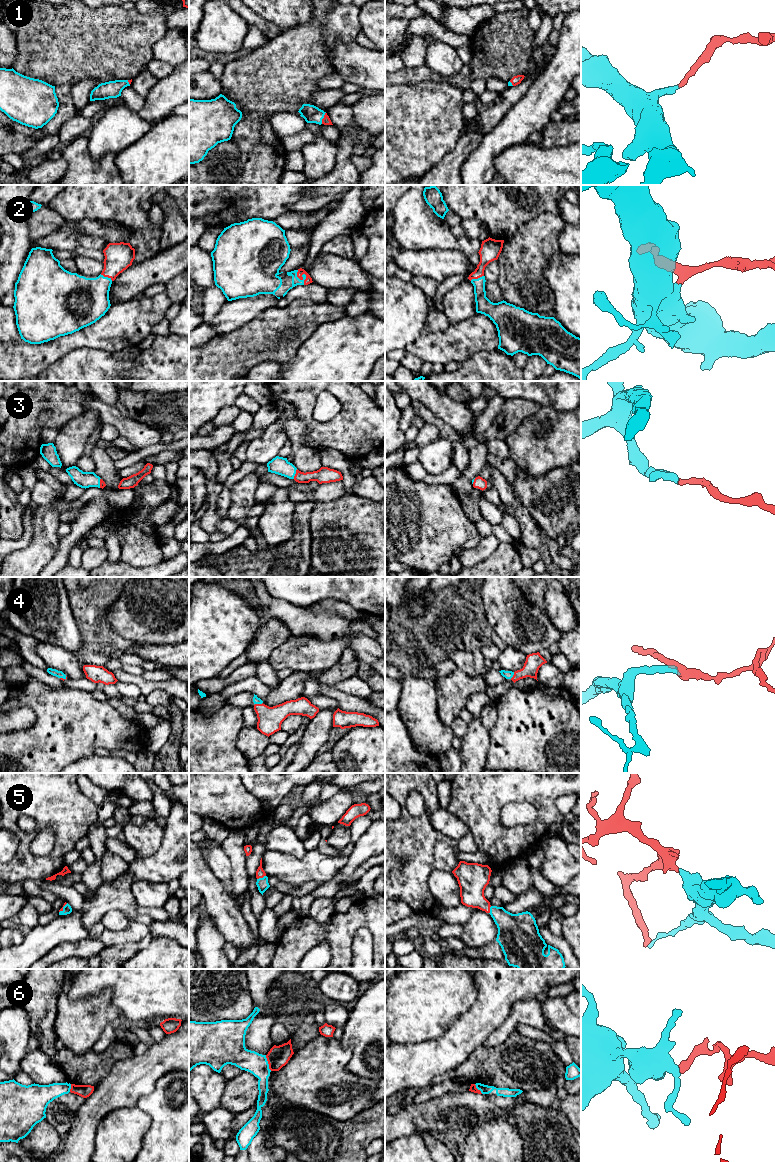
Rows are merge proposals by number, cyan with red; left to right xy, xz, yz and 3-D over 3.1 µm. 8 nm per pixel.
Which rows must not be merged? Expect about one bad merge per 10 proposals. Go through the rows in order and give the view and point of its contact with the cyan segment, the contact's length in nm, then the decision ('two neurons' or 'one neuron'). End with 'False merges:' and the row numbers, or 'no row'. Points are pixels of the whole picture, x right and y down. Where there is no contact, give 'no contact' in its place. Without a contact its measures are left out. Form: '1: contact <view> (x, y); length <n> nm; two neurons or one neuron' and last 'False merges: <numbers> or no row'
1: contact xz (322, 118); length 100 nm; one neuron
2: contact xz (298, 278); length 130 nm; one neuron
3: contact xz (295, 473); length 90 nm; one neuron
4: contact xz (258, 703); length 70 nm; one neuron
5: contact xz (261, 878); length 80 nm; one neuron
6: contact xz (267, 1063); length 140 nm; two neurons
False merges: 6

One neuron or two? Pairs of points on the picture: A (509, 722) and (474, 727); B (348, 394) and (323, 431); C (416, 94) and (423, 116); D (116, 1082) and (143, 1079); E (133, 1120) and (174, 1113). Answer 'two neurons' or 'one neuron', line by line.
A: two neurons
B: one neuron
C: one neuron
D: one neuron
E: two neurons

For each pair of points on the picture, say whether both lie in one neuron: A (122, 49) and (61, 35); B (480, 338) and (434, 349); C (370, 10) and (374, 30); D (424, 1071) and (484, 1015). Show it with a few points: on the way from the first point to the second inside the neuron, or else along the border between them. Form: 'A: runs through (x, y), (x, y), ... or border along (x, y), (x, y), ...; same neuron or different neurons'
A: runs through (107, 43), (76, 42); same neuron
B: runs through (469, 338), (458, 341), (452, 347), (445, 347); same neuron
C: runs through (374, 15), (374, 25); same neuron
D: runs through (437, 1056), (452, 1041), (458, 1041), (469, 1030); same neuron

